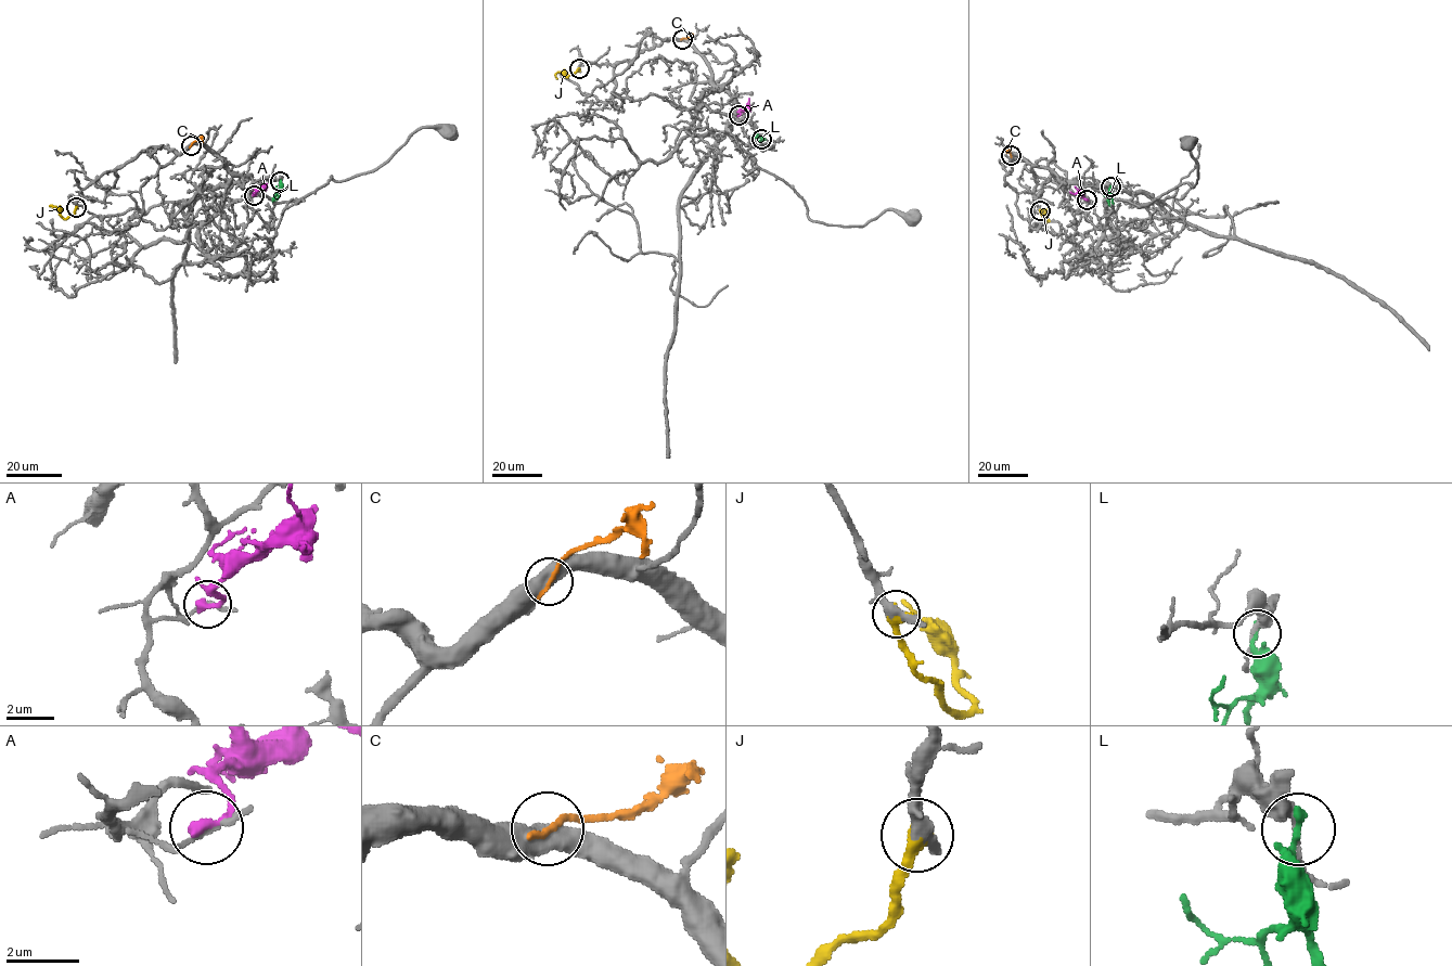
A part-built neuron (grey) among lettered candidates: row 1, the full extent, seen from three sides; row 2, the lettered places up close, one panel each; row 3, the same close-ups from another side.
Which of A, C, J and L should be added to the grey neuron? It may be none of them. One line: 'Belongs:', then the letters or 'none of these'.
Belongs: J

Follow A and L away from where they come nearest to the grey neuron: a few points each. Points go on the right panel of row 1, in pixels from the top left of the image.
A: (1087, 200), (1080, 193), (1070, 192)
L: (1110, 187), (1108, 205)

